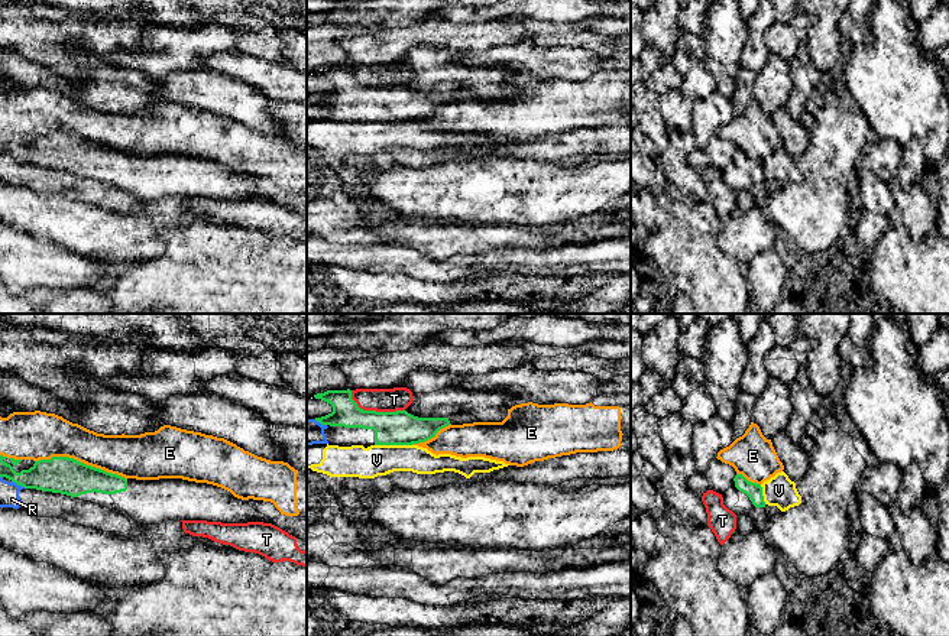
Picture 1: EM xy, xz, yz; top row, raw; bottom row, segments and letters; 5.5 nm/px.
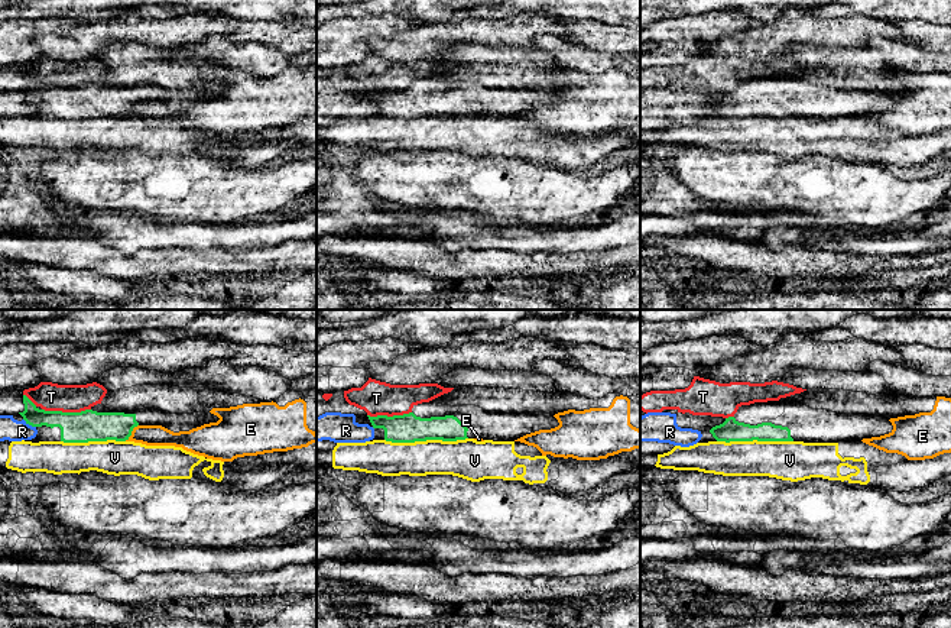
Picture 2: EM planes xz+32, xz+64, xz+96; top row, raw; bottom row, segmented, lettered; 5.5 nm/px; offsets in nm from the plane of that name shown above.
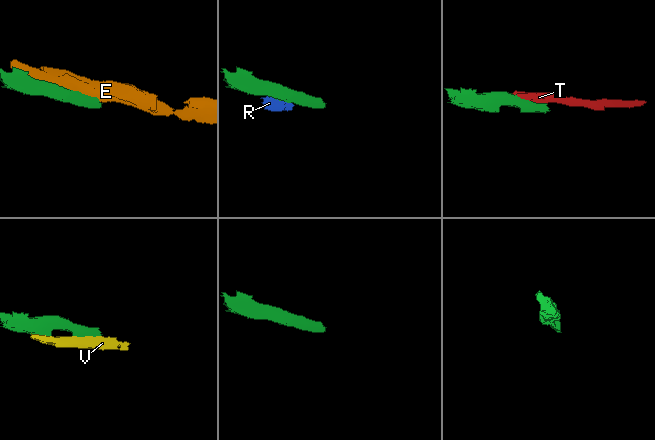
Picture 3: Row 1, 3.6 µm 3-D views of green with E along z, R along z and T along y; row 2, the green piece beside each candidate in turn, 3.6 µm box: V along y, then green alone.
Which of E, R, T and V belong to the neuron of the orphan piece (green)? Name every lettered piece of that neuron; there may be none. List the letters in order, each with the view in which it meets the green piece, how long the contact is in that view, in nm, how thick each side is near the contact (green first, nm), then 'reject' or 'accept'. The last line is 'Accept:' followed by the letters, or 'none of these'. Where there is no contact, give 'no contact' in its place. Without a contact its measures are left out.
E: contact in xy; length 500 nm; calibres 200 and 240 nm; reject
R: contact in xy; length 90 nm; calibres 200 and 110 nm; reject
T: contact in xz; length 320 nm; calibres 190 and 130 nm; reject
V: contact in xz; length 200 nm; calibres 190 and 180 nm; reject
Accept: none of these

